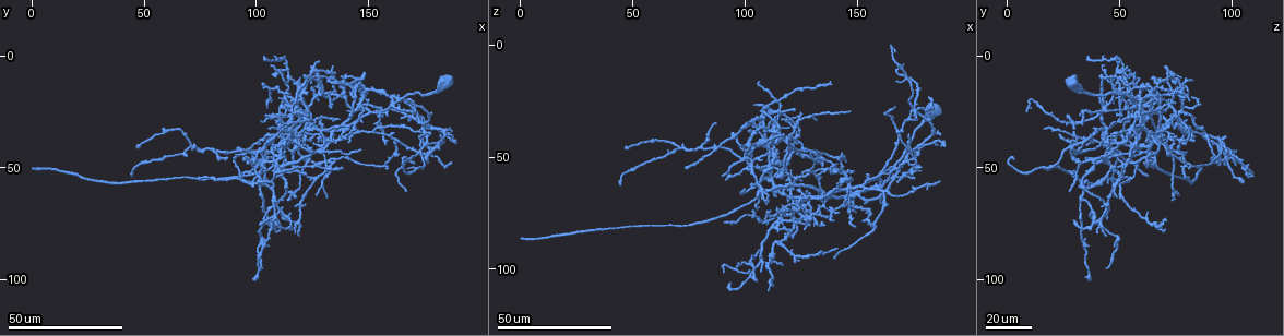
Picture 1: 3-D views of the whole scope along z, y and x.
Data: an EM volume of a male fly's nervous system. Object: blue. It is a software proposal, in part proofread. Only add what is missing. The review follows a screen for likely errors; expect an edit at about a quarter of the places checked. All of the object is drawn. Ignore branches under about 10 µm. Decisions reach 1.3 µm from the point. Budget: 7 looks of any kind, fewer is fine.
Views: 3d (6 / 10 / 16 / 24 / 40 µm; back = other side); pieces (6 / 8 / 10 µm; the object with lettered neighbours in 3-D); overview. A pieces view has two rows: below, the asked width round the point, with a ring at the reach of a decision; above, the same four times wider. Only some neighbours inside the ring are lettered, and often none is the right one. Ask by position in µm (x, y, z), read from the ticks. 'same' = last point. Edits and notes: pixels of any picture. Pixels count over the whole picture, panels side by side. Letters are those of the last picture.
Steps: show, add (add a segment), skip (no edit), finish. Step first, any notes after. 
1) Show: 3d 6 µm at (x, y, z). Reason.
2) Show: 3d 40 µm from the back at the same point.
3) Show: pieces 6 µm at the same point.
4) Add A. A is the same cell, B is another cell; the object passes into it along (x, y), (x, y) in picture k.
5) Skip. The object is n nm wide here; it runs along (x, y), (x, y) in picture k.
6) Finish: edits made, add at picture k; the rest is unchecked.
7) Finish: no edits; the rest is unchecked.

Show: 3d 24 µm at (93, 53, 106). Thin end.

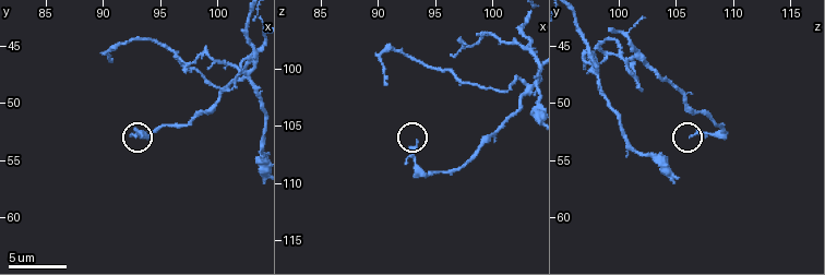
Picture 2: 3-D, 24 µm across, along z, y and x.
Show: pieces 10 µm at (93.2, 52.8, 106.4).

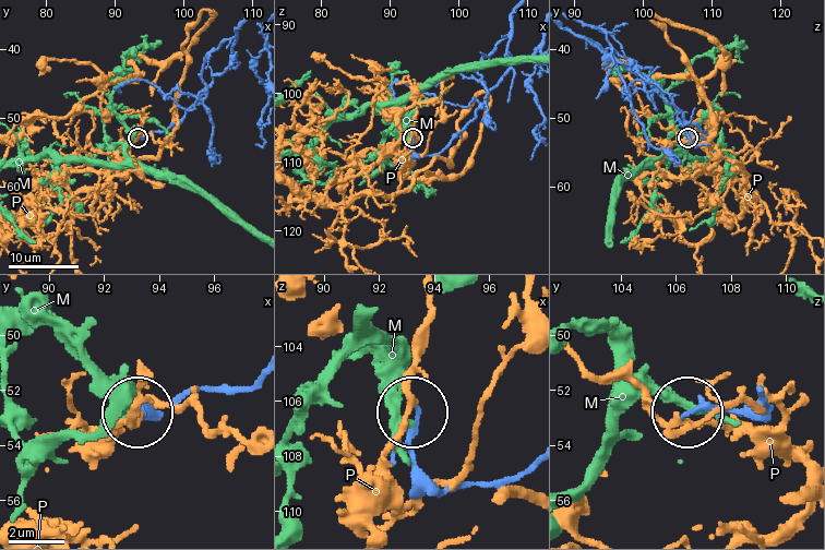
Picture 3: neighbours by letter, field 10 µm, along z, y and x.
Skip. The object is 160 nm wide here; M and P are other cells; none of them fits.

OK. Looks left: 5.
Show: 3d 24 µm at (129, 32, 77). Tapers out.

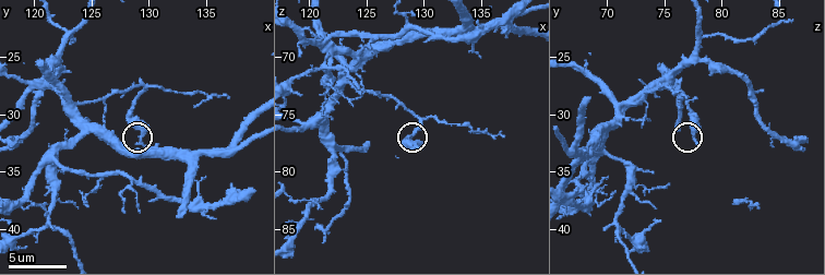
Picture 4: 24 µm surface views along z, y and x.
Show: pieces 8 µm at (129.4, 32.6, 77.8).

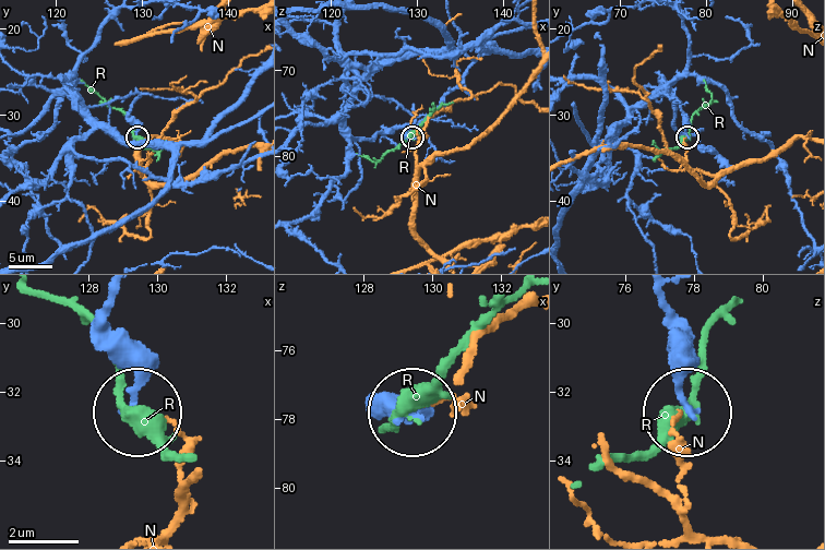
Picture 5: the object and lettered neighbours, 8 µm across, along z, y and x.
Skip. N and R are other cells; it runs along (657, 299), (674, 334), (683, 410) in picture 5; none of them fits.

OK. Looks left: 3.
Show: 3d 24 µm at (187, 47, 61). End of a long branch.

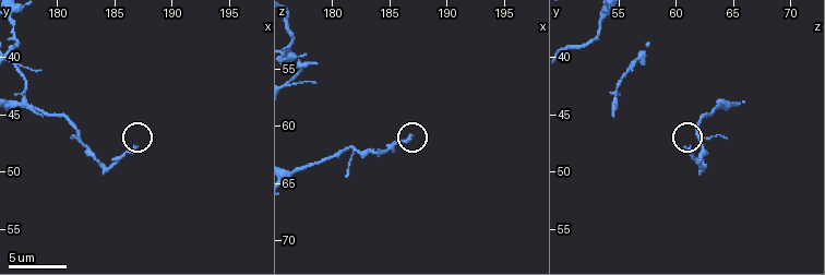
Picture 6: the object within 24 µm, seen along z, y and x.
Show: pieces 10 µm at (187.0, 48.0, 61.0). What lies round it.

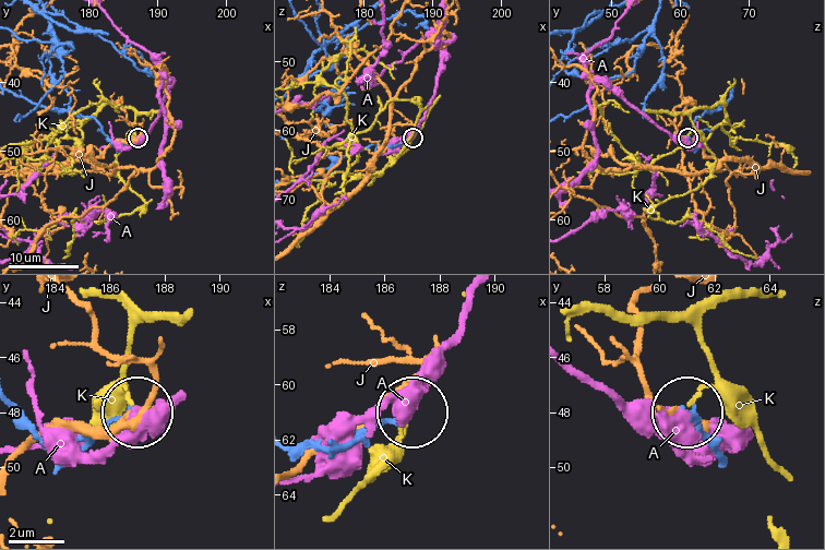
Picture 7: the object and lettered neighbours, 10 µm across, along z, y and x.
Skip. The object is 240 nm wide here; A, J and K are other cells; none of them fits.

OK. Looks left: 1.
Finish: no edits; the rest is unchecked.

